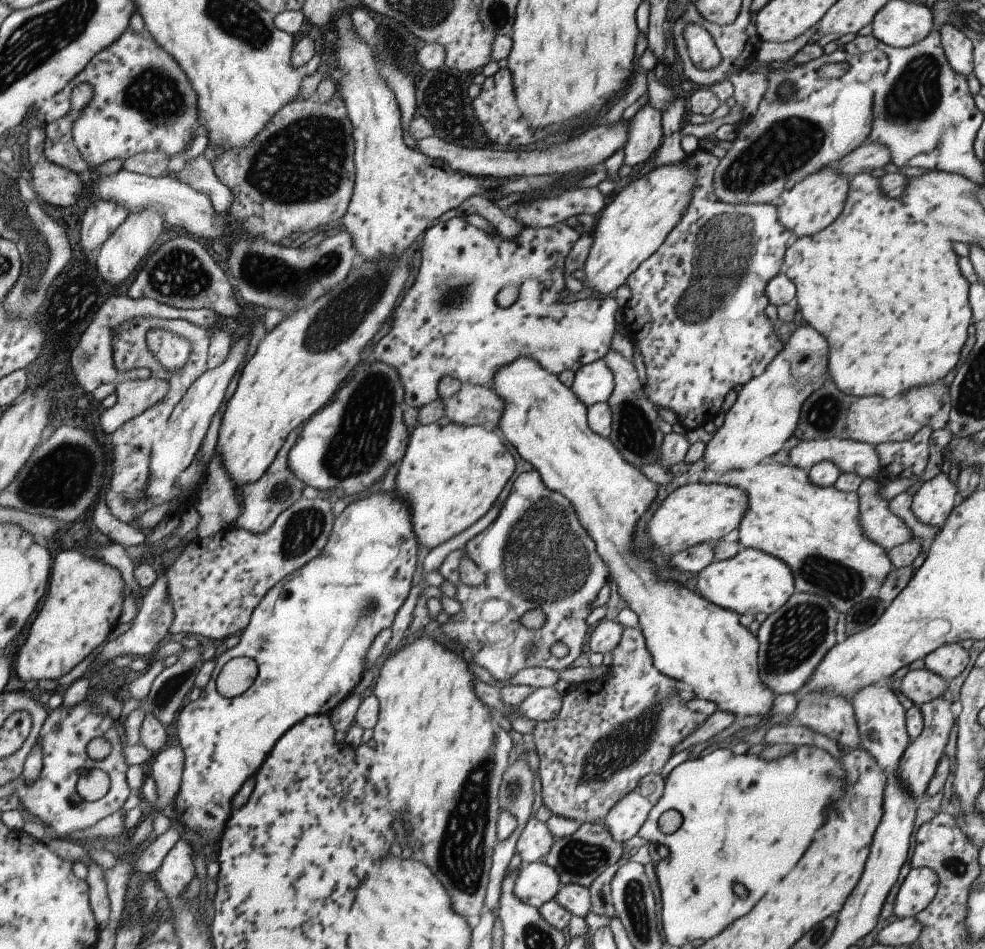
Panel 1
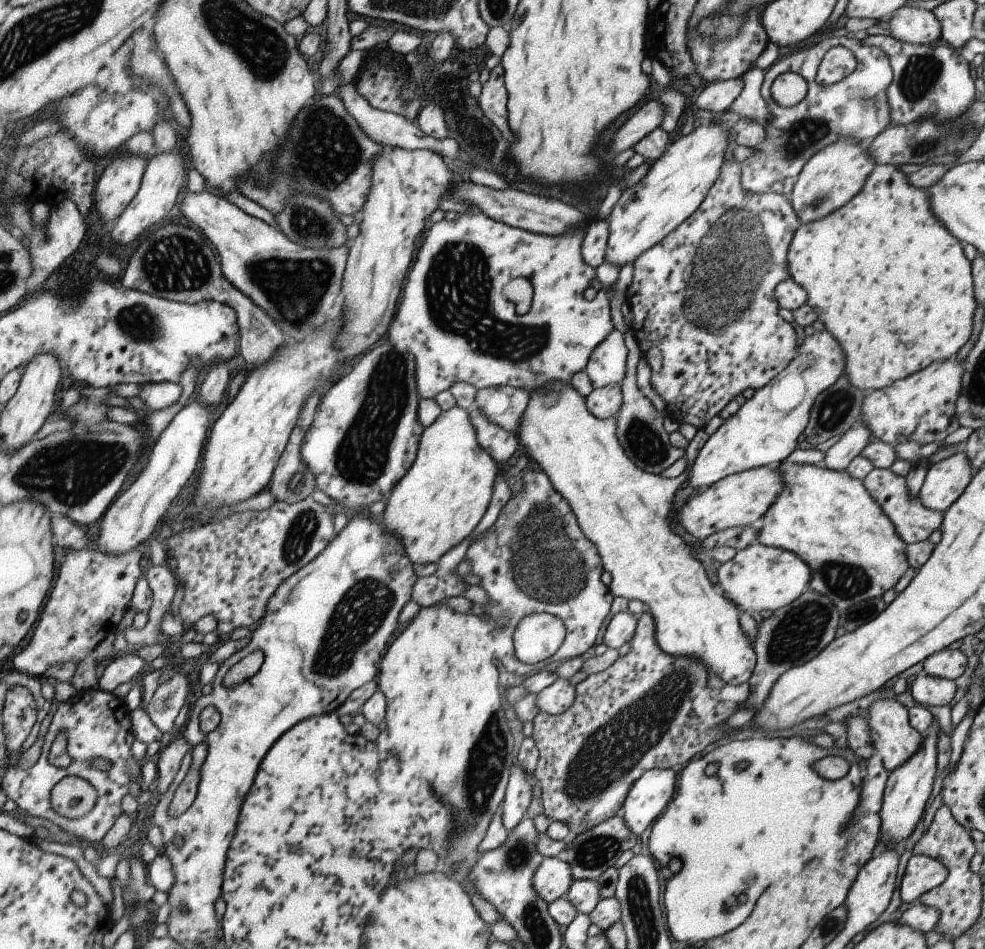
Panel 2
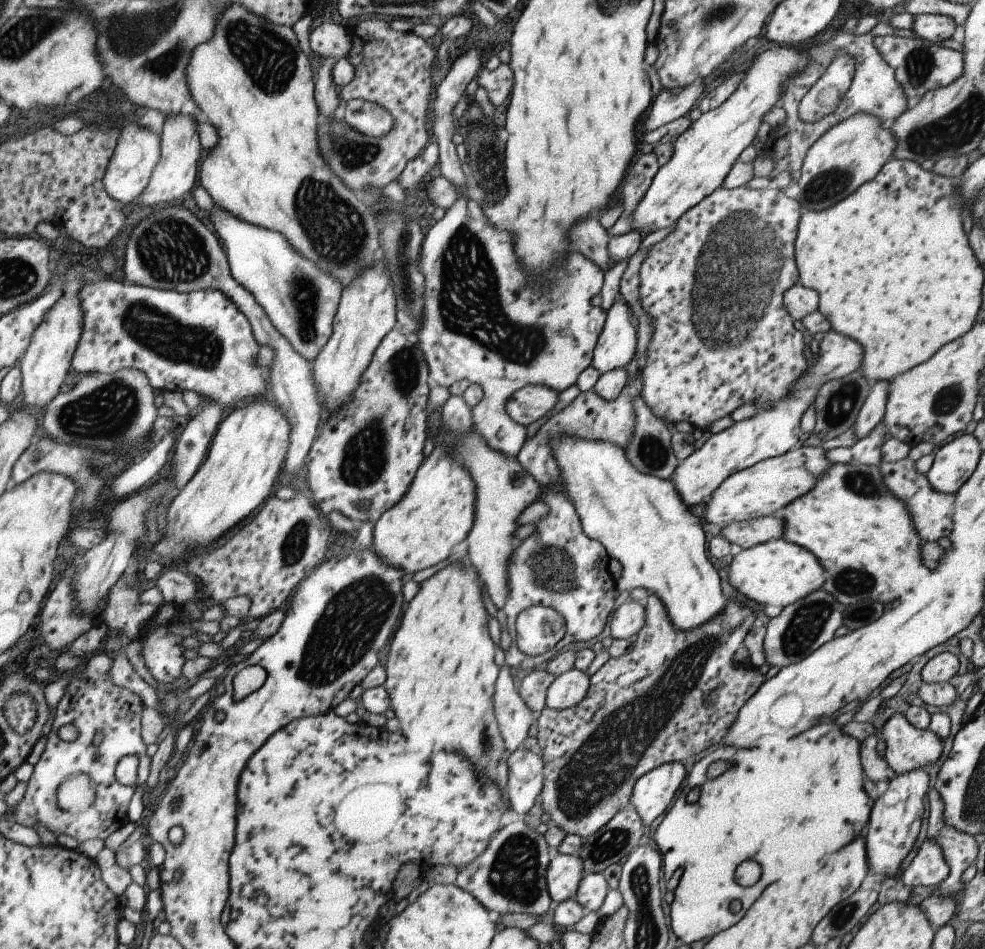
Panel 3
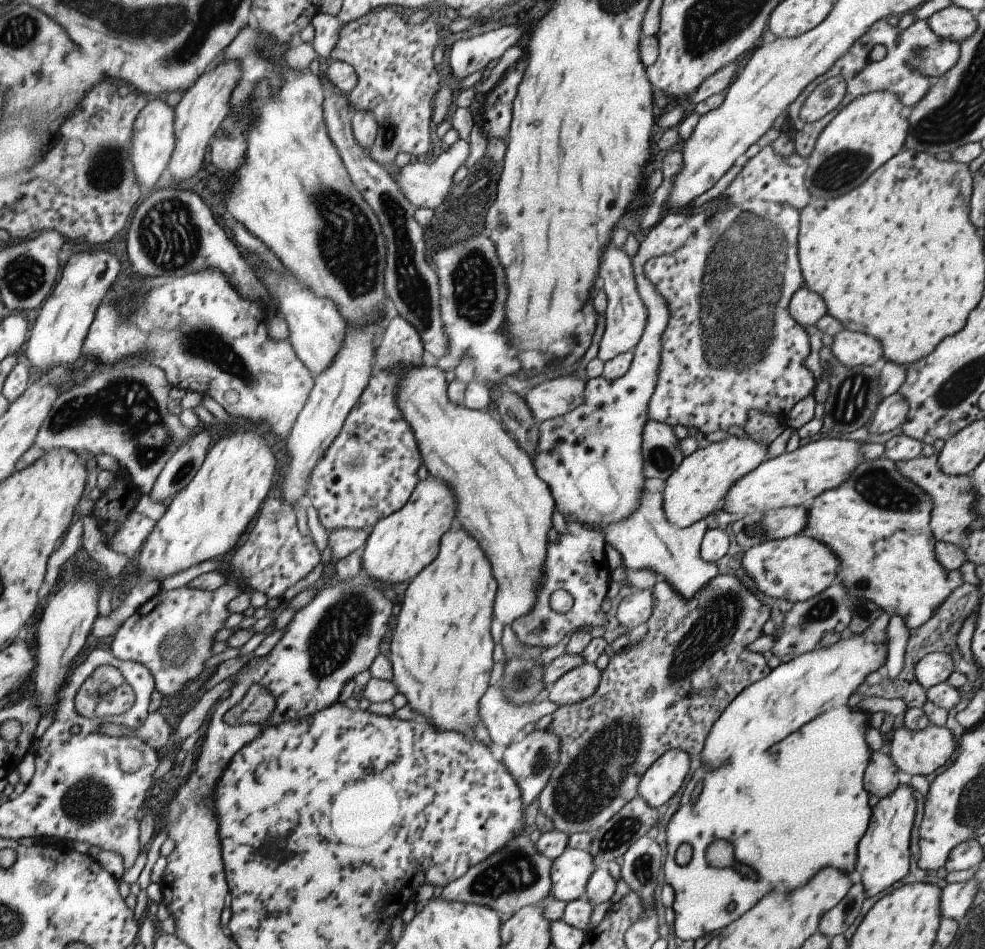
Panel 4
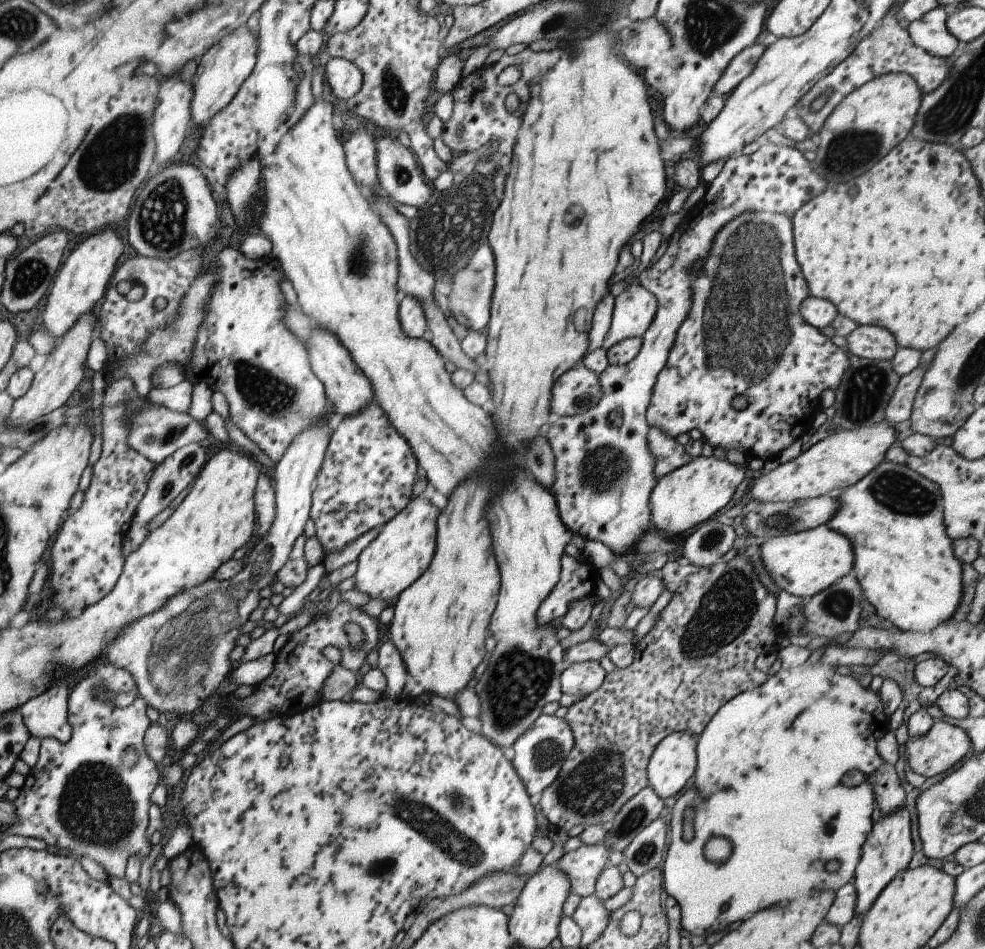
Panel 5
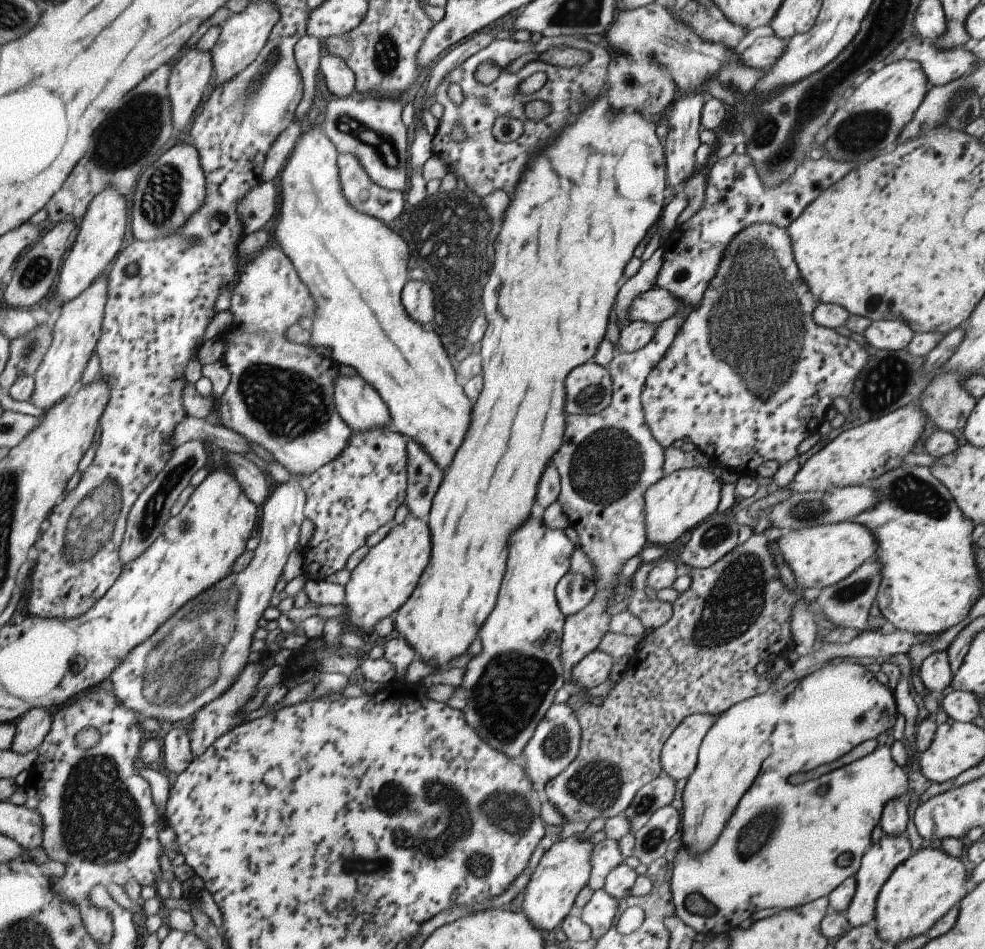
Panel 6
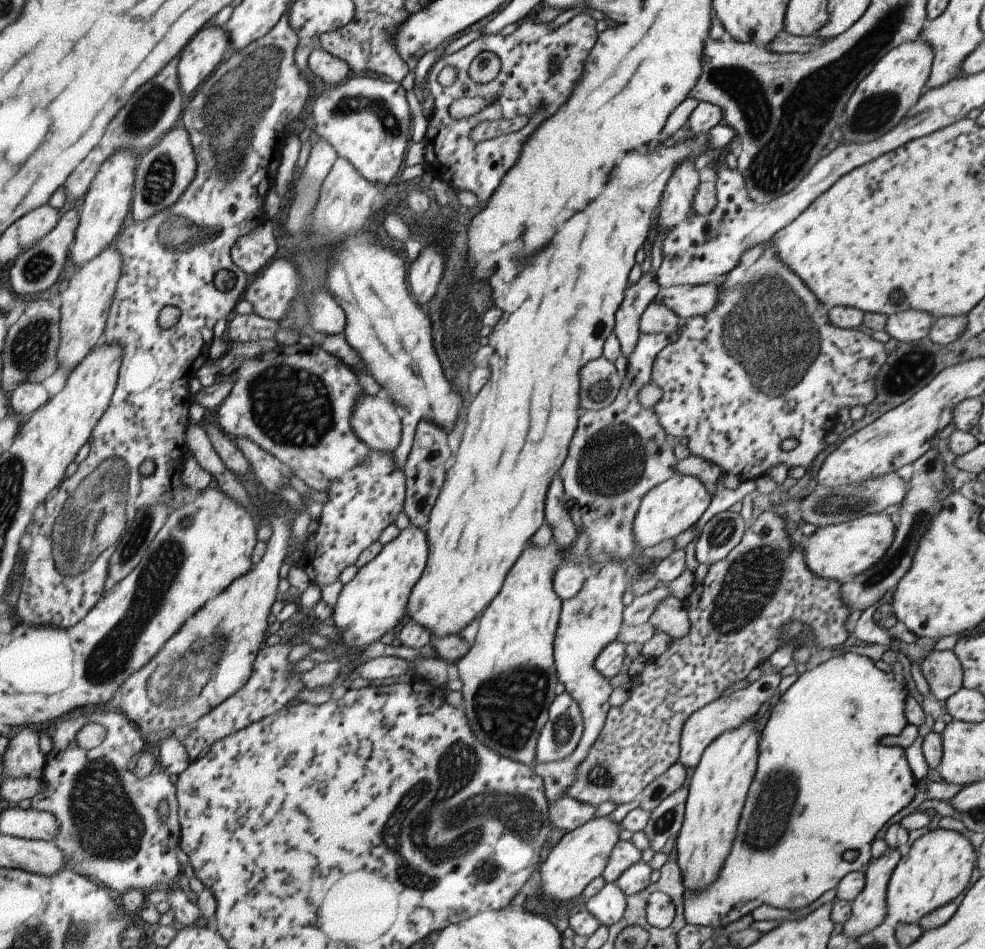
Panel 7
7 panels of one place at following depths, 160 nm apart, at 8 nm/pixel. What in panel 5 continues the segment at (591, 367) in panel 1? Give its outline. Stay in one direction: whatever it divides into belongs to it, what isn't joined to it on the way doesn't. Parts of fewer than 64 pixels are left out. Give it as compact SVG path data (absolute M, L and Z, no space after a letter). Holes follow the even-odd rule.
M632 282L614 298L607 337L603 350L627 338L640 338L653 321L655 298L637 282Z

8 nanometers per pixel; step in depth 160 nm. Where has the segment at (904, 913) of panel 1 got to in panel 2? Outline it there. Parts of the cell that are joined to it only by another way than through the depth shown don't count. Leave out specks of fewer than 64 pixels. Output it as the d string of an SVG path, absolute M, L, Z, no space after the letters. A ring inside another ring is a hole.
M911 855L899 884L903 902L917 902L928 890L939 886L946 879L947 869L927 855Z

